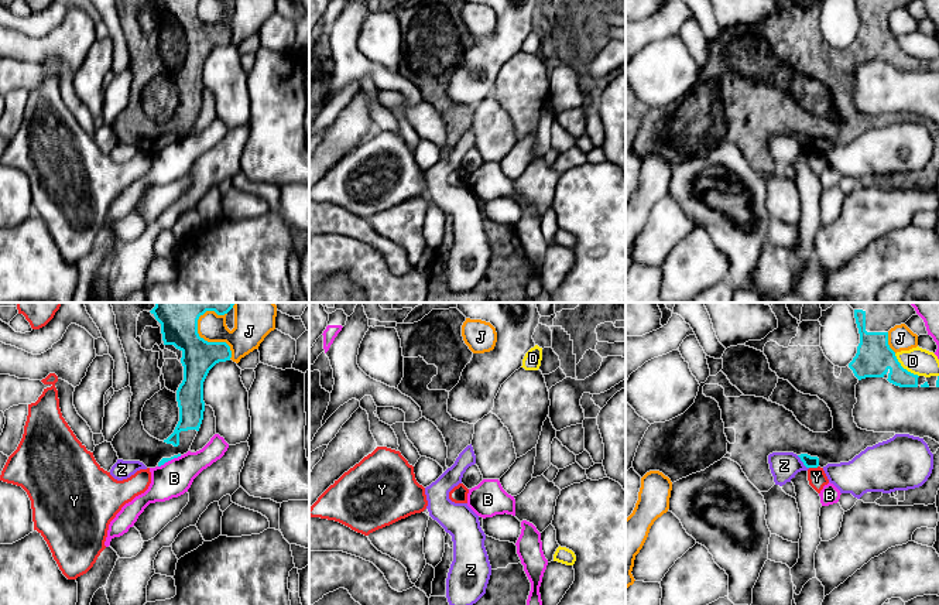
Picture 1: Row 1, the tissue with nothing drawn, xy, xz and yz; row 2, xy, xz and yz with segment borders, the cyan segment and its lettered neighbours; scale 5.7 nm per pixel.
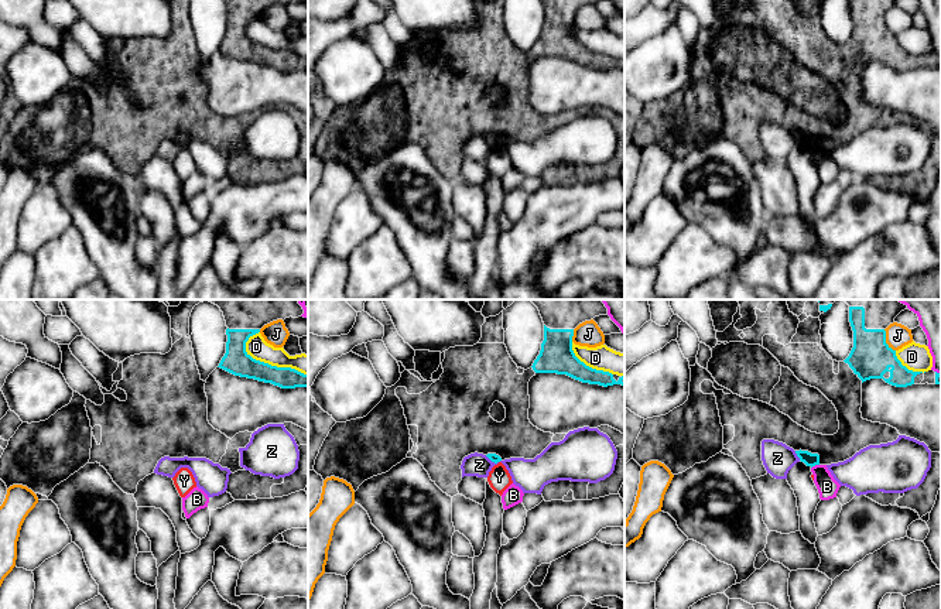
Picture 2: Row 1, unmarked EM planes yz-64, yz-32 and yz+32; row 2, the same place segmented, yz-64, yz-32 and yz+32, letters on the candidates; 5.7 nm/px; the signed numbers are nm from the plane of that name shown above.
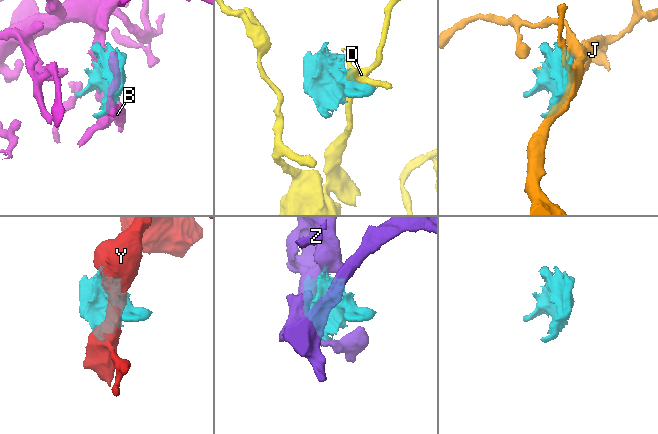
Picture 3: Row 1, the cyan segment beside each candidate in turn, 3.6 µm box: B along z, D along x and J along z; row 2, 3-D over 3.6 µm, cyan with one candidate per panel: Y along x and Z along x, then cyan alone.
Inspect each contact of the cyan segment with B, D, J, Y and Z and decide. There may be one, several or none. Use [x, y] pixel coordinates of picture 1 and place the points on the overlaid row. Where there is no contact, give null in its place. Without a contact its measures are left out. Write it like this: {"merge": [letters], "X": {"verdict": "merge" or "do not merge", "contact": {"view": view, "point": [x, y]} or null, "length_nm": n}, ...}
{"merge": [], "B": {"verdict": "do not merge", "contact": {"view": "xy", "point": [170, 460]}, "length_nm": 150}, "D": {"verdict": "do not merge", "contact": {"view": "yz", "point": [902, 368]}, "length_nm": 190}, "J": {"verdict": "do not merge", "contact": {"view": "xy", "point": [206, 341]}, "length_nm": 320}, "Y": {"verdict": "do not merge", "contact": {"view": "yz", "point": [814, 467]}, "length_nm": 60}, "Z": {"verdict": "do not merge", "contact": {"view": "yz", "point": [802, 461]}, "length_nm": 100}}

